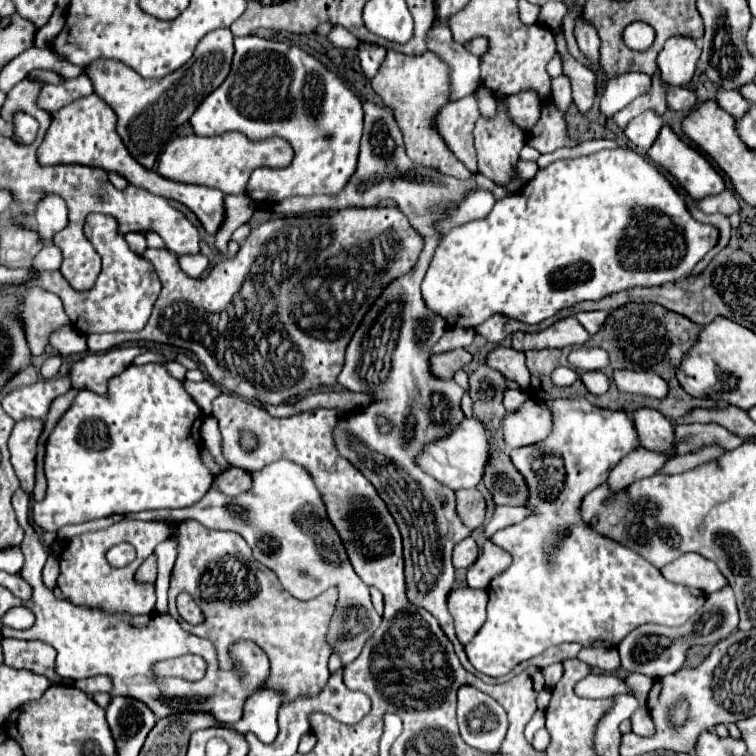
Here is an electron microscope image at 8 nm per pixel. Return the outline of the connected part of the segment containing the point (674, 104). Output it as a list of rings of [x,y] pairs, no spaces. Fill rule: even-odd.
[[[668,85],[668,95],[666,95],[666,101],[668,101],[668,107],[674,109],[674,111],[692,111],[696,107],[696,93],[686,89],[686,87],[672,87]]]

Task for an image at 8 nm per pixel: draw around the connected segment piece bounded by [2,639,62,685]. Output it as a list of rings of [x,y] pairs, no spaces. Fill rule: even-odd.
[[[4,639],[2,649],[4,649],[4,663],[8,667],[40,673],[40,675],[52,679],[52,685],[62,683],[62,679],[56,675],[56,669],[54,669],[54,659],[56,659],[54,647],[50,647],[42,641]]]

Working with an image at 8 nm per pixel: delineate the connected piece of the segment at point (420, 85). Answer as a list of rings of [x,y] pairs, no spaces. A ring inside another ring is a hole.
[[[388,51],[384,63],[372,79],[372,89],[382,97],[382,101],[392,109],[398,127],[404,135],[406,153],[414,163],[434,167],[446,175],[468,179],[472,173],[448,151],[440,133],[432,127],[432,119],[436,119],[436,111],[450,103],[450,71],[448,65],[436,57],[432,51],[424,55],[400,55],[398,51]]]

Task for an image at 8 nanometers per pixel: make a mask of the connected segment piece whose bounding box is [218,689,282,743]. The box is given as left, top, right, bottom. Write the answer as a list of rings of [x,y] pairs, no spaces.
[[[262,689],[254,695],[250,695],[250,699],[246,701],[244,717],[238,723],[226,723],[226,725],[218,725],[218,727],[234,729],[234,731],[240,731],[240,733],[252,731],[258,737],[262,737],[262,741],[272,743],[278,735],[276,713],[278,713],[280,705],[282,705],[280,691]]]

